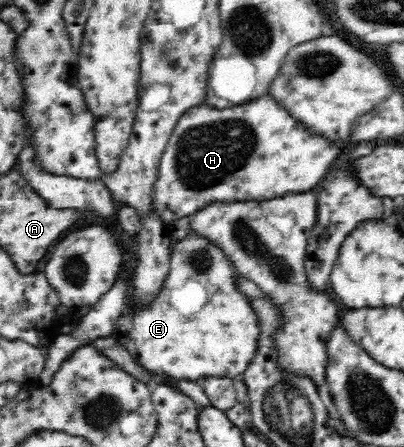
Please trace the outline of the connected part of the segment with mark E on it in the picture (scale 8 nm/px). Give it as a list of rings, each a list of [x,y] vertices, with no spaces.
[[[190,228],[185,238],[174,240],[171,248],[169,276],[155,303],[151,307],[139,309],[137,313],[130,313],[128,305],[125,305],[125,311],[117,319],[112,336],[119,344],[125,345],[137,365],[143,365],[144,369],[196,382],[208,377],[233,380],[245,373],[259,345],[267,337],[252,301],[241,292],[240,281],[243,276],[233,266],[224,249],[208,237],[199,235],[193,228]]]

